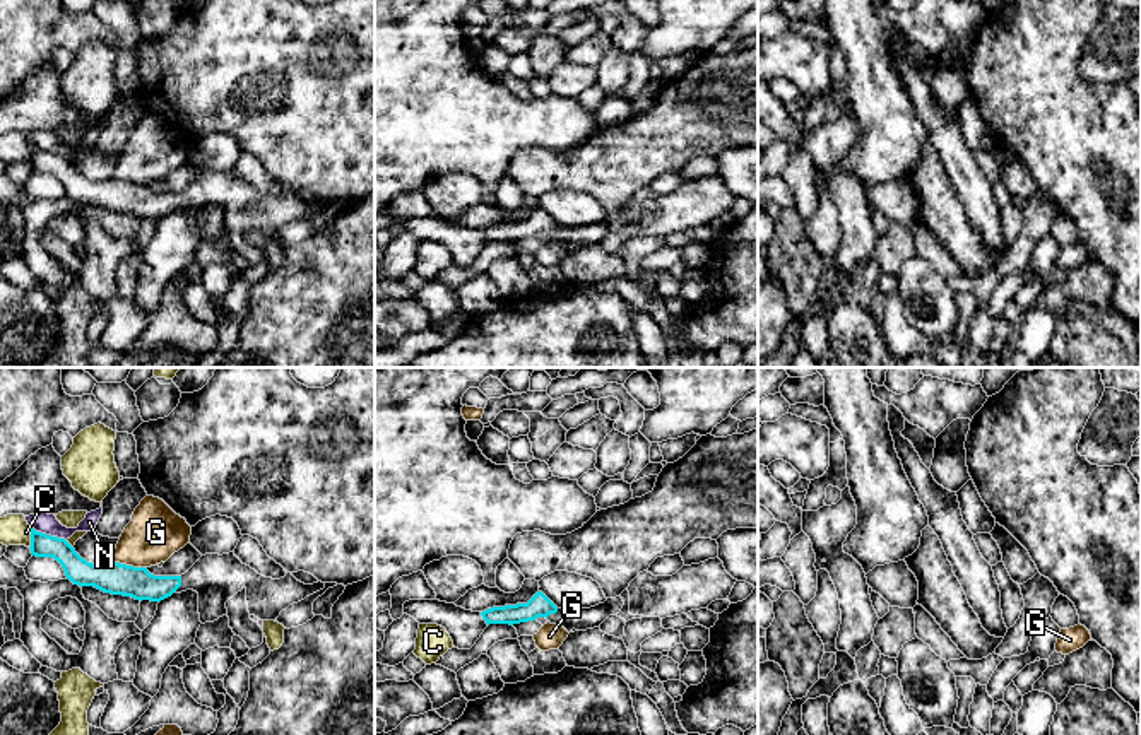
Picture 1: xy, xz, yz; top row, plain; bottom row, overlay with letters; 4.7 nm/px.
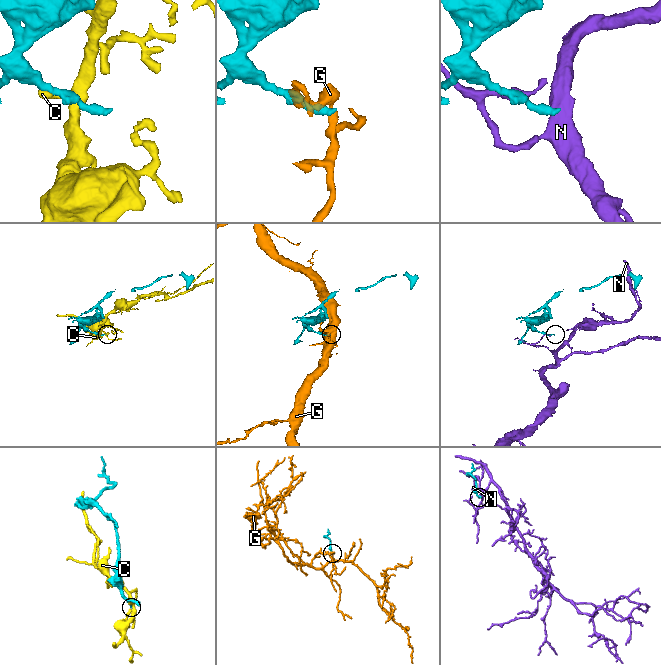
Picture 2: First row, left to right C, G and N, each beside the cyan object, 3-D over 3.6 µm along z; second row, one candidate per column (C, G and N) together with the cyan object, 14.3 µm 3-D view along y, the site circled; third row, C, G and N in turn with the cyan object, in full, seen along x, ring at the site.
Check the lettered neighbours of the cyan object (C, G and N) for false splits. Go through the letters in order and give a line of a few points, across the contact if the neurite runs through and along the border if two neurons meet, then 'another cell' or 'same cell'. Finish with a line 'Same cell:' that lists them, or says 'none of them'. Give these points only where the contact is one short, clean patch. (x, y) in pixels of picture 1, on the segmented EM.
C: another cell
G: another cell
N: line xy (31, 527), (65, 540); another cell
Same cell: none of them

